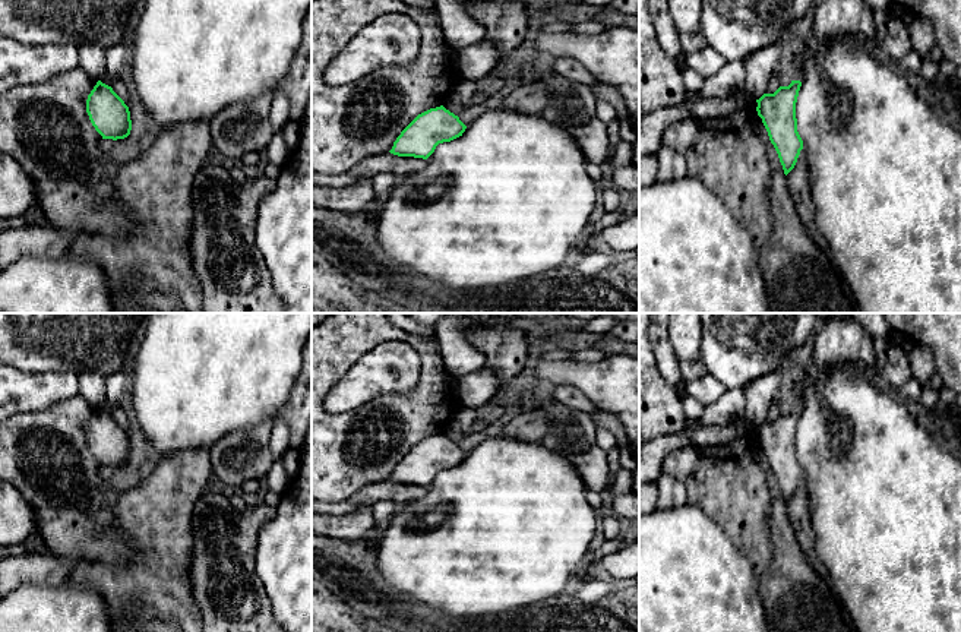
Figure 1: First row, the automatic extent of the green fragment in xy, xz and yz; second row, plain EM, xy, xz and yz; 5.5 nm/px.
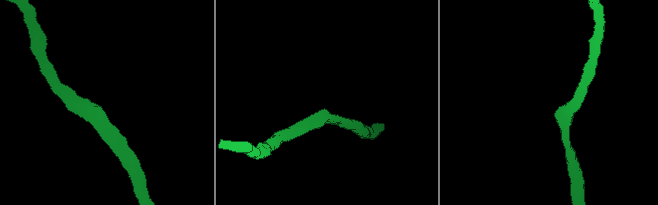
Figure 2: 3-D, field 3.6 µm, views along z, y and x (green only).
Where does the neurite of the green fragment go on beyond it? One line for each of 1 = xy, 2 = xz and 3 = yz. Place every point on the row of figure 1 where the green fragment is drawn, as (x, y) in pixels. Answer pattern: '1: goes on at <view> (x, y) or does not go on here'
1: does not go on here
2: does not go on here
3: does not go on here

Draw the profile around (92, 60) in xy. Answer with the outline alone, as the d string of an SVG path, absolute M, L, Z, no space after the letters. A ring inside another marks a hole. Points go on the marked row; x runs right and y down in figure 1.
M98 45L79 47L79 67L89 76L101 80L107 73L107 60L104 48Z

